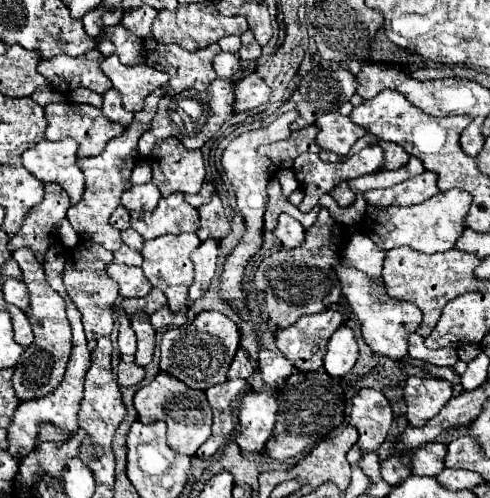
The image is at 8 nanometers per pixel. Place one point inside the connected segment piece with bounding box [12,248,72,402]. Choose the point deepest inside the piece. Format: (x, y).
(40, 369)

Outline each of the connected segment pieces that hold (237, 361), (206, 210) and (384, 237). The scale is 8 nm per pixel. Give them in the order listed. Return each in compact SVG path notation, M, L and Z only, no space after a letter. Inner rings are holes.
M238 348L230 368L228 368L228 378L250 378L254 372L254 364L248 358L248 352L244 348Z
M216 192L212 194L210 204L202 206L198 212L200 212L200 230L196 234L200 240L206 240L206 238L222 240L230 232L230 222L224 214L222 202Z
M446 190L438 196L418 204L418 206L366 206L364 218L360 222L360 232L368 236L380 250L390 250L396 246L410 246L416 252L434 254L454 248L456 240L466 228L466 212L472 204L472 194L466 190Z

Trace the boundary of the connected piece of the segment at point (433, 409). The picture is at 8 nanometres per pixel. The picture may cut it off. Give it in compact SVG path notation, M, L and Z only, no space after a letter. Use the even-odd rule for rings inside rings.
M412 376L404 382L404 398L408 422L412 426L424 426L452 398L452 384L446 380Z

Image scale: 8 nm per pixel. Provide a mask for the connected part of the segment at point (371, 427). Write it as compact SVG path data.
M362 388L352 398L350 424L360 432L358 442L348 450L348 462L356 464L366 452L378 450L392 426L392 408L382 390Z

